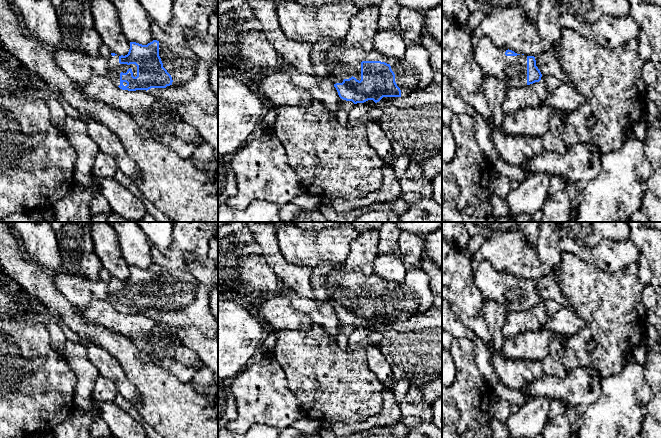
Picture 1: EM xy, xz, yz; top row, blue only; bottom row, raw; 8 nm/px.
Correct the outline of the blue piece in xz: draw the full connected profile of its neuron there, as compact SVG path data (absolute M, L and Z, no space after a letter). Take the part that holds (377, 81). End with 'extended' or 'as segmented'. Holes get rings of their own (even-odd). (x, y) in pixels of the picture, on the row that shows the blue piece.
M338 40L326 52L324 65L339 97L354 104L368 100L377 103L383 97L405 97L434 83L430 54L421 43L408 44L405 55L396 58L351 47Z; extended

